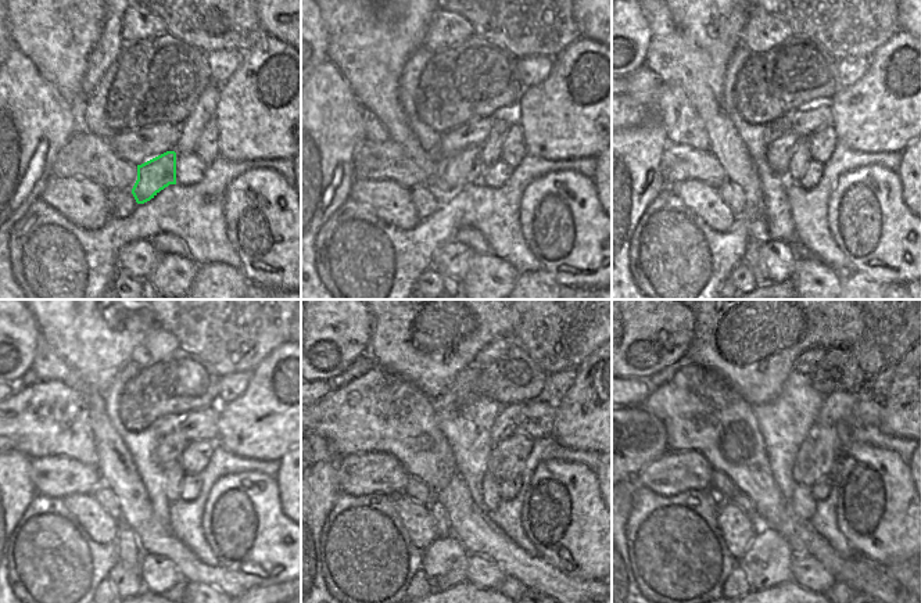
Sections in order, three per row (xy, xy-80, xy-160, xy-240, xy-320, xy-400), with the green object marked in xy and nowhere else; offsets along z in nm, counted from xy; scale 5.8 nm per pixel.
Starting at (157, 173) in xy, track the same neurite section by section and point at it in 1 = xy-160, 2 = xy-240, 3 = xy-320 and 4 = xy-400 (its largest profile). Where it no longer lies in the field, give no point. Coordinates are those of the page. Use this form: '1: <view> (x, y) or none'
1: xy-160 (780, 150)
2: xy-240 (171, 447)
3: xy-320 (505, 424)
4: xy-400 (837, 406)

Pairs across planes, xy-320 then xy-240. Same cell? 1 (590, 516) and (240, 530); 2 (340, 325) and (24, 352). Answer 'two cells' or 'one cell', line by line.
1: one cell
2: one cell

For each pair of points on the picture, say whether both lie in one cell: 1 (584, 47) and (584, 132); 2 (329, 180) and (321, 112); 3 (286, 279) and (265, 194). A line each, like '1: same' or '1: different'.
1: same
2: same
3: same

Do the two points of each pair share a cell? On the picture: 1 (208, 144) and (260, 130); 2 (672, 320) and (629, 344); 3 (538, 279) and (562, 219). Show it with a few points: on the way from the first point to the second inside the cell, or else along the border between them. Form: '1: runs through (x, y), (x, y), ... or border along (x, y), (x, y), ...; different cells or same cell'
1: border along (212, 117), (217, 125), (217, 151), (221, 155); different cells
2: runs through (660, 327), (640, 333); same cell
3: border along (540, 266), (559, 284); different cells

